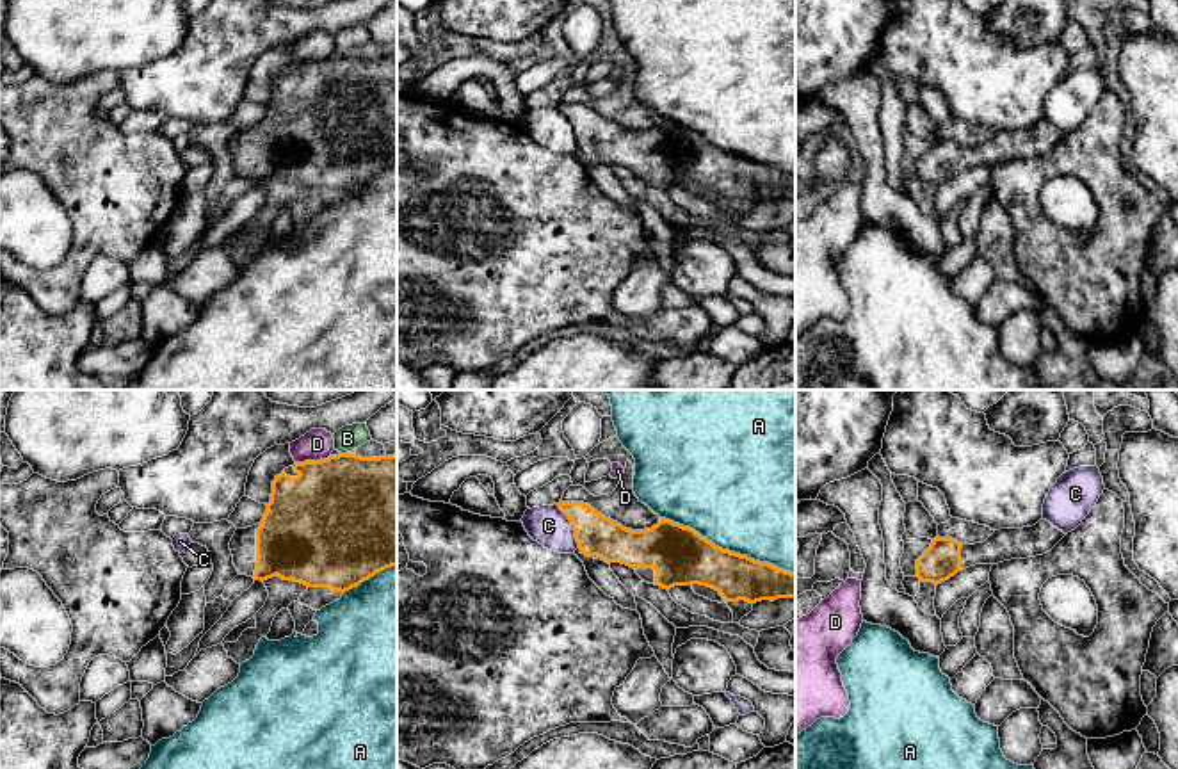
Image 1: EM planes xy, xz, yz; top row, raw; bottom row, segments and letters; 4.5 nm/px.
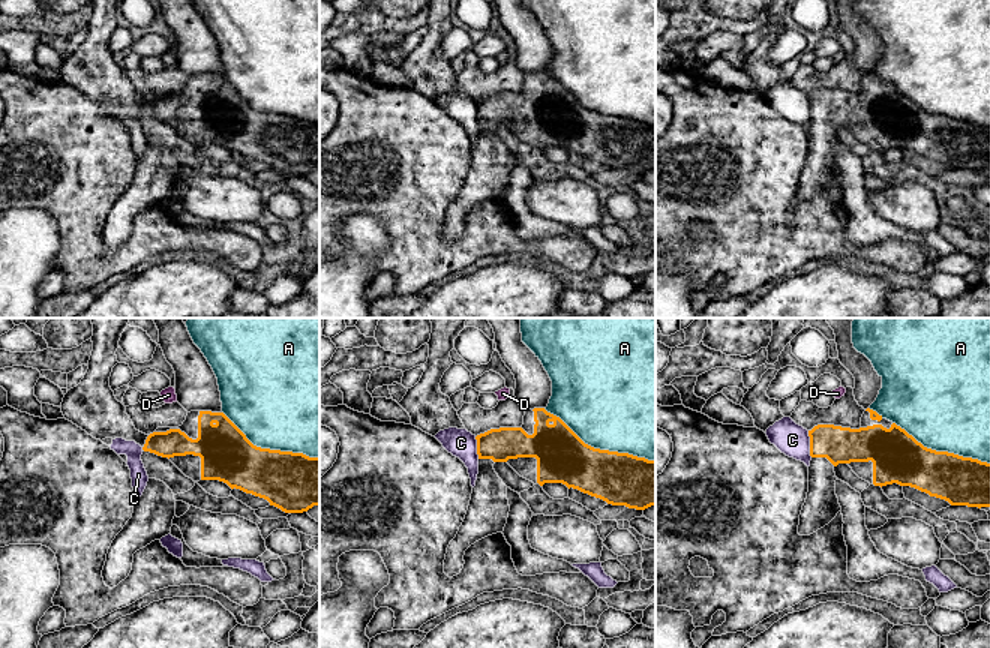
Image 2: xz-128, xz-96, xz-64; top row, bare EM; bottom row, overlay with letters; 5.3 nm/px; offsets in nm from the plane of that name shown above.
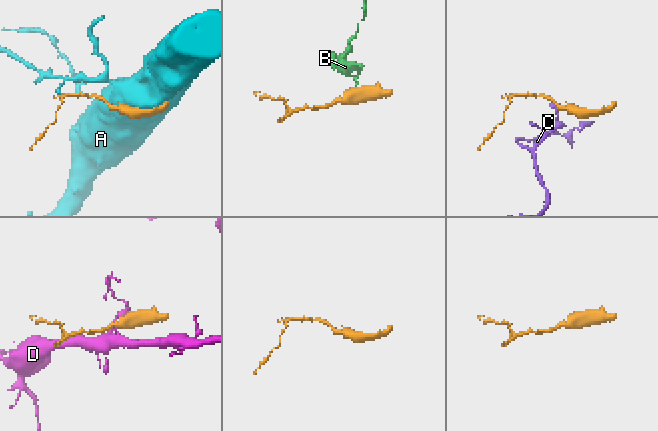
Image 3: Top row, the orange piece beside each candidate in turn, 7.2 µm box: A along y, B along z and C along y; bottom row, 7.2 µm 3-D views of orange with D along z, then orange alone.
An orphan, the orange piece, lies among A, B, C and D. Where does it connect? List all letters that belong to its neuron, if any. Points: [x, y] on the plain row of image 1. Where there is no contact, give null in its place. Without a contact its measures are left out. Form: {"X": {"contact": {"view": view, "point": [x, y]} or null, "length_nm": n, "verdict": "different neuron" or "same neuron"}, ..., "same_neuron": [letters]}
{"A": {"contact": {"view": "xz", "point": [728, 152]}, "length_nm": 650, "verdict": "different neuron"}, "B": {"contact": {"view": "xy", "point": [344, 56]}, "length_nm": 50, "verdict": "different neuron"}, "C": {"contact": {"view": "xz", "point": [572, 125]}, "length_nm": 220, "verdict": "different neuron"}, "D": {"contact": {"view": "xy", "point": [312, 63]}, "length_nm": 170, "verdict": "different neuron"}, "same_neuron": []}

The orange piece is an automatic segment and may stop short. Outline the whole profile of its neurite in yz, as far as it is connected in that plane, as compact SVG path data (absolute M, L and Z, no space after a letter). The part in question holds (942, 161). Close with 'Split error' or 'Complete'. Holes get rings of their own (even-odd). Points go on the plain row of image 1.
M1046 121L1032 128L995 132L984 144L959 144L936 137L916 160L920 183L941 185L957 173L975 166L998 166L1050 153L1066 135Z. Split error

